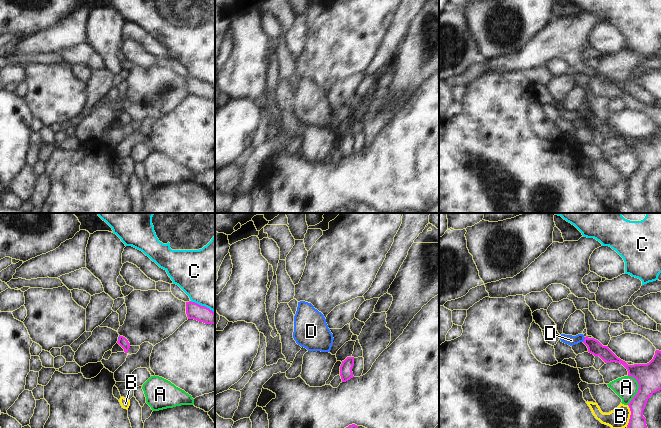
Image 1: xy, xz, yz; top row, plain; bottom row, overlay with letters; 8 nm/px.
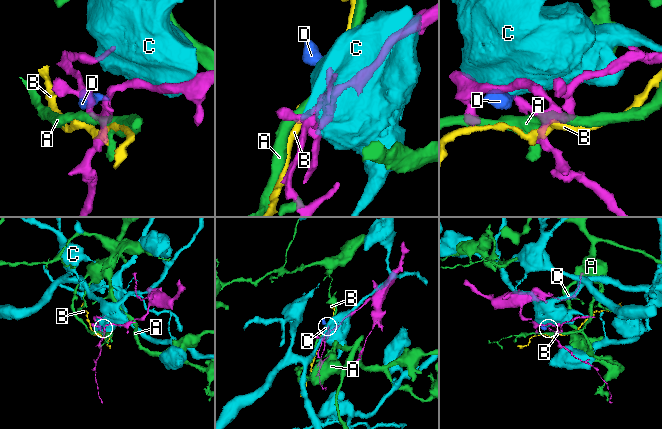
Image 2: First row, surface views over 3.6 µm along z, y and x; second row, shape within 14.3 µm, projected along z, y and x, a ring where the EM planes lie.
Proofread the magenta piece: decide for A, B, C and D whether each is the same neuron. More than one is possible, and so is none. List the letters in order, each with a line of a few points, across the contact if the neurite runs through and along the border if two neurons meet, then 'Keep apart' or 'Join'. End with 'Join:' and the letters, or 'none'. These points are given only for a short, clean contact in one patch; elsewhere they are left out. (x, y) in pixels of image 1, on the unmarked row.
A: Line: yz (630, 151), (636, 156), (638, 167), (627, 180). Keep apart
B: Line: yz (628, 181), (630, 194), (626, 202). Keep apart
C: Keep apart
D: Line: yz (594, 122), (584, 115), (571, 116). Join
Join: D.

